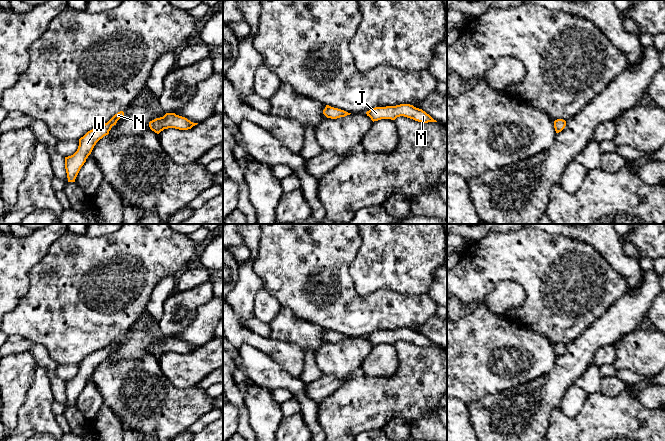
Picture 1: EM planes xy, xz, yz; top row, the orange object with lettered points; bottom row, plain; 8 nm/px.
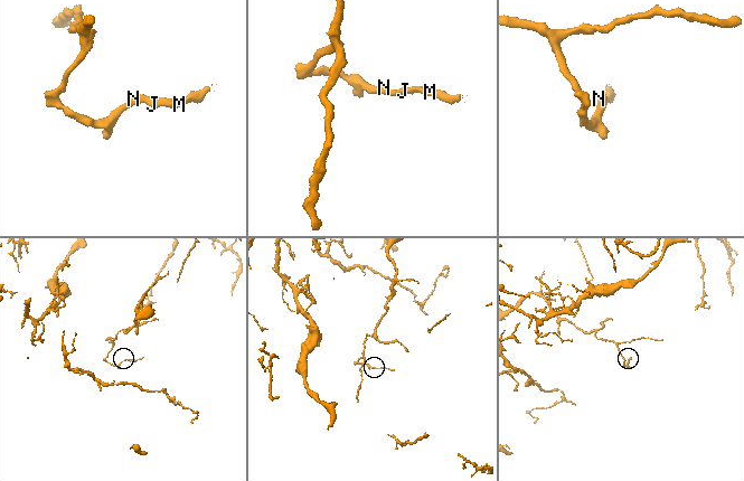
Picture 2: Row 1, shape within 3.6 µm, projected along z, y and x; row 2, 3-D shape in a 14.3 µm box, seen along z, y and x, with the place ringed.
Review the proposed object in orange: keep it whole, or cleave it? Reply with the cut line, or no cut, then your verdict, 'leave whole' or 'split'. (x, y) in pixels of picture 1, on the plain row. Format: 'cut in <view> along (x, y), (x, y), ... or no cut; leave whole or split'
no cut; leave whole

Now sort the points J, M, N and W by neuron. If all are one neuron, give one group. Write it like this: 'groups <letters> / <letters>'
groups J M N W

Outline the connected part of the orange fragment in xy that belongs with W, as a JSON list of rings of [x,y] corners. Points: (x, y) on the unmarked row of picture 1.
[[[123,335],[118,336],[107,347],[93,352],[79,363],[77,375],[73,379],[65,381],[65,393],[68,406],[75,406],[81,391],[86,386],[96,367],[108,359],[111,352],[116,349],[117,345],[123,340]]]

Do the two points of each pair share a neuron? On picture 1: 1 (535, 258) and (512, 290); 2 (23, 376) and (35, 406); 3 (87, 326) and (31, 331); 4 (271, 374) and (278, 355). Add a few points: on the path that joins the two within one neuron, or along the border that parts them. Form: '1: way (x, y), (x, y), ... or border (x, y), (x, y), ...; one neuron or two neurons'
1: border (494, 286), (514, 280), (526, 299); two neurons
2: border (37, 367), (25, 402), (18, 410); two neurons
3: way (73, 326), (67, 329), (45, 329); one neuron
4: border (255, 348), (267, 354), (293, 376); two neurons

